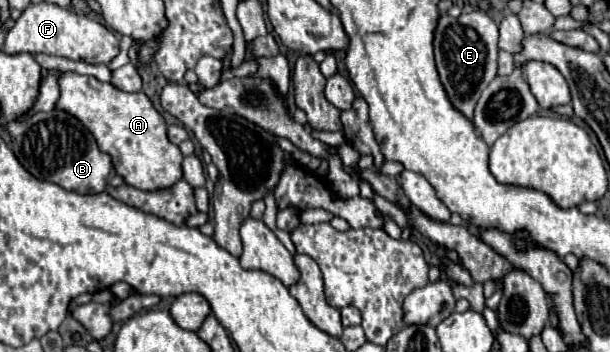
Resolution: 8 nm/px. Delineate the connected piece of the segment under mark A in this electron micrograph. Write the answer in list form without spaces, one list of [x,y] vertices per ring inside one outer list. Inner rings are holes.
[[[71,71],[61,73],[57,81],[61,97],[57,99],[55,107],[77,117],[93,133],[99,149],[111,155],[115,171],[125,179],[127,185],[153,191],[159,187],[169,187],[183,177],[183,155],[179,147],[167,139],[165,119],[143,91],[125,93],[111,83]]]

